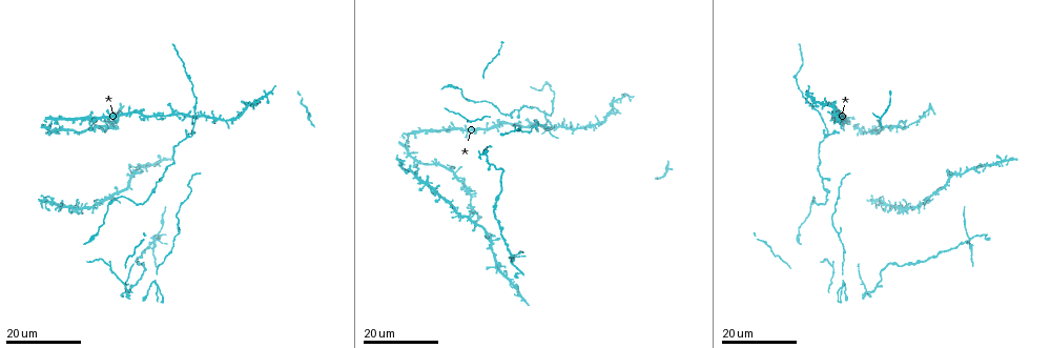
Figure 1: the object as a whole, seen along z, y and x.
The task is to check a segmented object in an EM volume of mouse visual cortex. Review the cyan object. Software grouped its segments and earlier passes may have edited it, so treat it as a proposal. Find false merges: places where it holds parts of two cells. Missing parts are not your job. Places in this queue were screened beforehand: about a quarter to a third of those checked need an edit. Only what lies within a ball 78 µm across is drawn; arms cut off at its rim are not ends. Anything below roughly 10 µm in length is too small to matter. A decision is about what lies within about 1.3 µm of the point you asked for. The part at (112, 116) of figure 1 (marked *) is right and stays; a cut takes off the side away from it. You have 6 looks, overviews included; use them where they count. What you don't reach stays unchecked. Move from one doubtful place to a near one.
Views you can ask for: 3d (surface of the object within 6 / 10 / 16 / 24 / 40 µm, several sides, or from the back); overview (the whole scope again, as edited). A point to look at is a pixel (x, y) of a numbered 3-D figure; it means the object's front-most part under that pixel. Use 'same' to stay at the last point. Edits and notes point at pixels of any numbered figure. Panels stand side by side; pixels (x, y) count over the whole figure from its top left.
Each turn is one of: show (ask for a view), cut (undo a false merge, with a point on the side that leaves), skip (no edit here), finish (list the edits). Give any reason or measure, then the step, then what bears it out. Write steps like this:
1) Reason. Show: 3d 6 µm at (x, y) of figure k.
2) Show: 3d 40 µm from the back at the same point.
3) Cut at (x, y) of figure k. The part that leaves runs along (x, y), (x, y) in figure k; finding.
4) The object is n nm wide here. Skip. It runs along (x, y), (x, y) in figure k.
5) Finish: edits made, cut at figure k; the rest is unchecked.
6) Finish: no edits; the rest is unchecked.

Four arms meet. Show: 3d 16 µm at (918, 119) of figure 1.

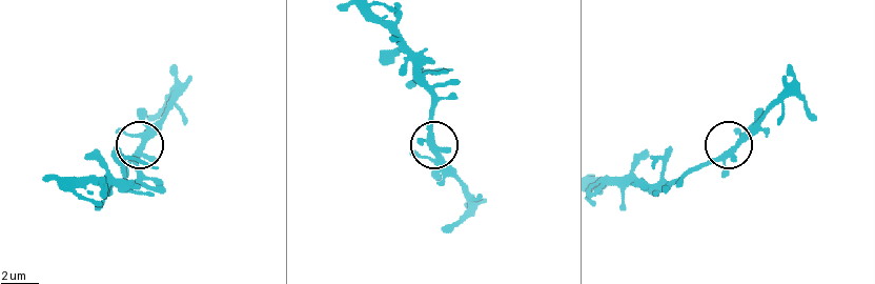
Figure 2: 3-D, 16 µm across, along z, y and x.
Closer look. Show: 3d 10 µm at (430, 143) of figure 2.

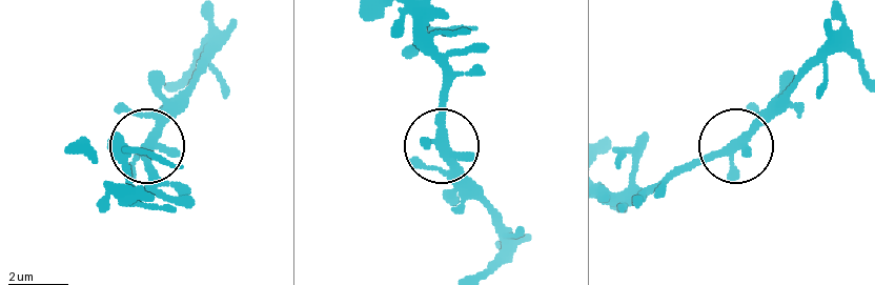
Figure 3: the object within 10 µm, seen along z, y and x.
The object is 280 nm wide here. Skip. It runs along (412, 22), (418, 45), (445, 83), (441, 150), (488, 208) in figure 3; one cell here.

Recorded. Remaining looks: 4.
Four arms meet. Show: 3d 16 µm at (544, 113) of figure 1.

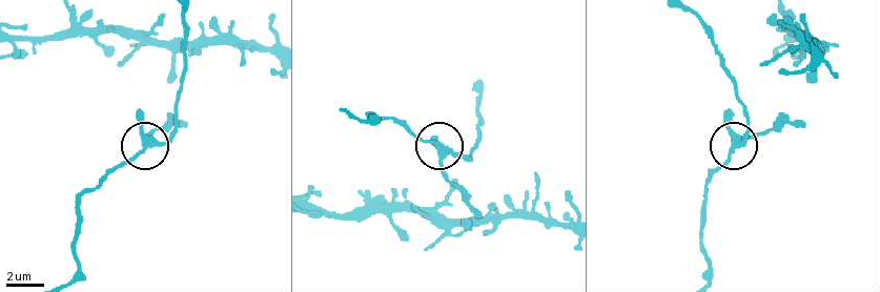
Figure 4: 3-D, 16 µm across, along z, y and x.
Show: 3d 6 µm at (737, 142) of figure 4.

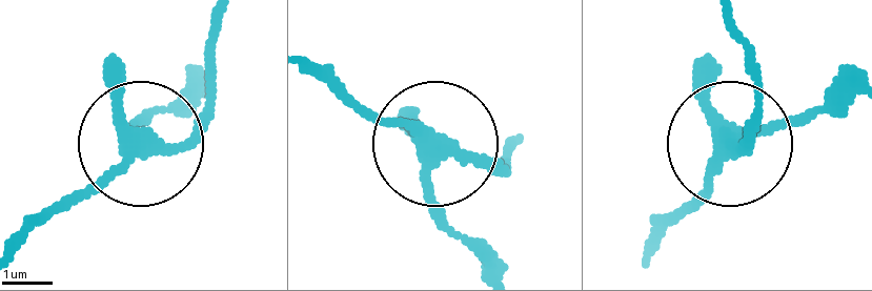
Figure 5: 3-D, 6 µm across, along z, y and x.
4 arms meet here. Skip. All the same cell.

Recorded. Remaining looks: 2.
Looks like a crossing. Show: 3d 16 µm at (608, 113) of figure 1.

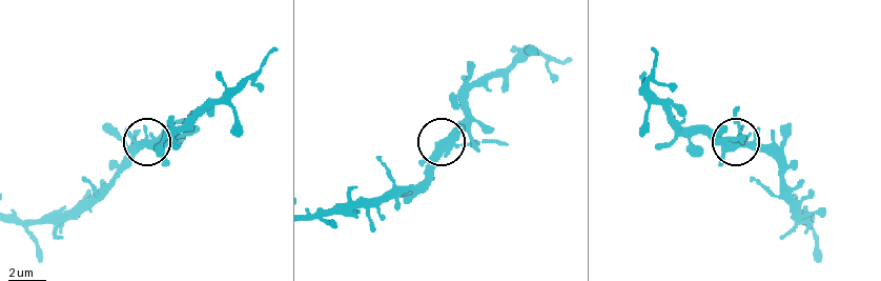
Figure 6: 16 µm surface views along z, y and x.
Show: 3d 6 µm at (454, 144) of figure 6.

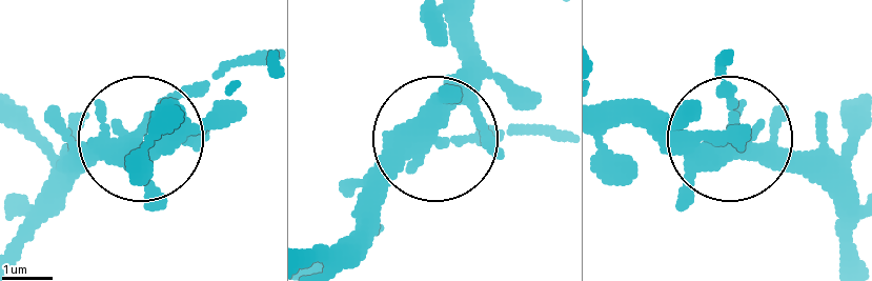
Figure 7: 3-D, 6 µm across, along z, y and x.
5 arms meet here. Skip. It runs along (11, 242), (89, 162), (178, 117) in figure 7; one cell here.

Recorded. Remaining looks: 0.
Finish: no edits; the rest is unchecked.

